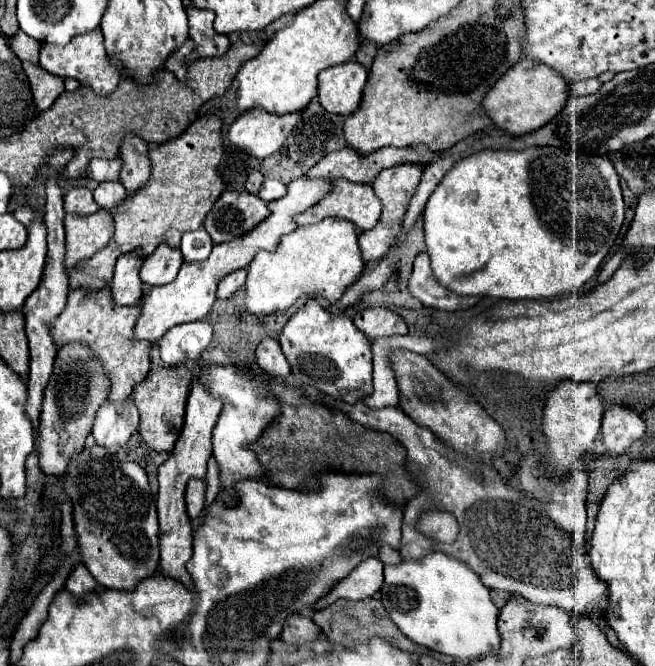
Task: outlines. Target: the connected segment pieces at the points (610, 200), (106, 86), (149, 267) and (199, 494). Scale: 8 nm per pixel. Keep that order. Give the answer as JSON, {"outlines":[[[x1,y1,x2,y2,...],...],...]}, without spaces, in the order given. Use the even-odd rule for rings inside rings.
{"outlines":[[[550,147,478,151,448,171,424,209,426,247,434,277,460,295,482,291,482,295,496,299,544,299,582,289,596,275,610,251,610,243,616,243,622,221,624,201,620,177,610,159,566,149,554,151]],[[94,29,90,33,74,37,68,45,42,45,40,67,60,79,76,79,80,85,90,87,96,95,112,93,122,77,120,71,116,69,116,65,112,65,106,55,100,29]],[[160,245,152,255,148,255,148,259,142,265,140,277,144,285,164,285,176,279,180,267,182,267,184,259,180,249,176,247,168,247,168,245]],[[190,479,186,487,186,509,192,519,196,519,204,509,204,495,206,495,206,483,200,479]]]}

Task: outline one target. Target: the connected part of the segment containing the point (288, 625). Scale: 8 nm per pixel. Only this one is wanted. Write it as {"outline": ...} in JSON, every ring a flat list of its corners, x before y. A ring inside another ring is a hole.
{"outline":[[296,613,286,619,280,639,284,643,292,643,292,645,306,645,306,643,312,643,314,639,318,639,318,635,320,635,320,629,314,625,314,621,306,615]]}

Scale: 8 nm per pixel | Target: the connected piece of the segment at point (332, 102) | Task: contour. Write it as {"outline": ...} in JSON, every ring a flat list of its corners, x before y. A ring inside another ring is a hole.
{"outline":[[348,61,324,69,318,75,318,99,326,111,338,115,350,115,358,109,366,85,366,69]]}

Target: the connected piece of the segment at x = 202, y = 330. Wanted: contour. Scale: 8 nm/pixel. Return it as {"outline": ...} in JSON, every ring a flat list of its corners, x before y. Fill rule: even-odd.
{"outline":[[192,321,176,325,160,339,160,357,164,365,196,363,212,339,212,325,206,321]]}

